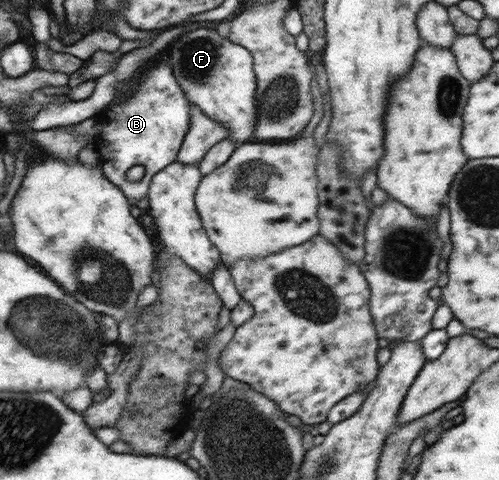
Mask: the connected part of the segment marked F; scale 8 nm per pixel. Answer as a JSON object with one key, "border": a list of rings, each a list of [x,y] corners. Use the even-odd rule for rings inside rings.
{"border":[[[202,27],[180,36],[174,42],[168,64],[171,65],[173,75],[190,104],[195,104],[206,116],[212,117],[217,123],[222,123],[229,130],[229,138],[212,146],[196,164],[202,176],[207,175],[222,166],[240,142],[248,142],[248,138],[253,136],[257,87],[253,56],[243,46],[222,38],[215,29]]]}

